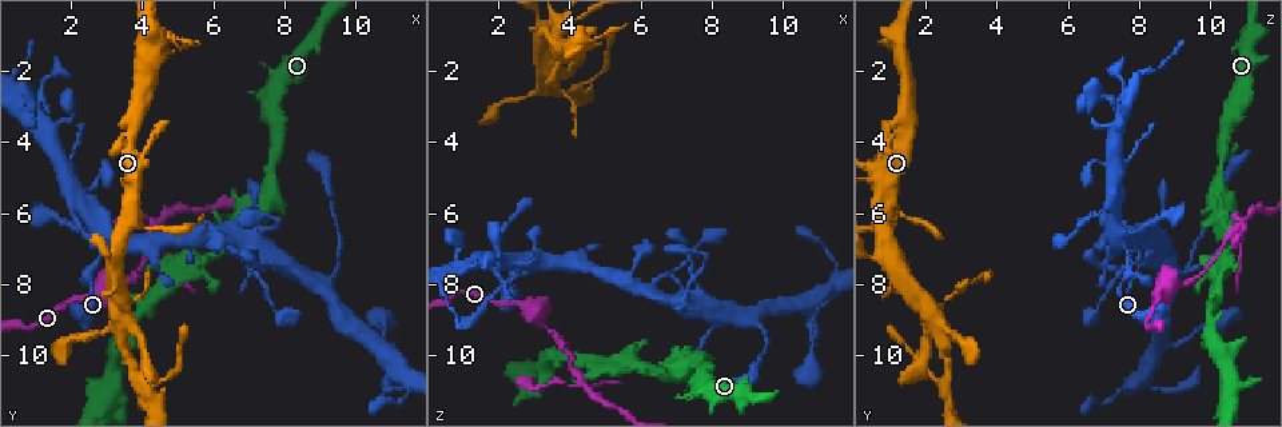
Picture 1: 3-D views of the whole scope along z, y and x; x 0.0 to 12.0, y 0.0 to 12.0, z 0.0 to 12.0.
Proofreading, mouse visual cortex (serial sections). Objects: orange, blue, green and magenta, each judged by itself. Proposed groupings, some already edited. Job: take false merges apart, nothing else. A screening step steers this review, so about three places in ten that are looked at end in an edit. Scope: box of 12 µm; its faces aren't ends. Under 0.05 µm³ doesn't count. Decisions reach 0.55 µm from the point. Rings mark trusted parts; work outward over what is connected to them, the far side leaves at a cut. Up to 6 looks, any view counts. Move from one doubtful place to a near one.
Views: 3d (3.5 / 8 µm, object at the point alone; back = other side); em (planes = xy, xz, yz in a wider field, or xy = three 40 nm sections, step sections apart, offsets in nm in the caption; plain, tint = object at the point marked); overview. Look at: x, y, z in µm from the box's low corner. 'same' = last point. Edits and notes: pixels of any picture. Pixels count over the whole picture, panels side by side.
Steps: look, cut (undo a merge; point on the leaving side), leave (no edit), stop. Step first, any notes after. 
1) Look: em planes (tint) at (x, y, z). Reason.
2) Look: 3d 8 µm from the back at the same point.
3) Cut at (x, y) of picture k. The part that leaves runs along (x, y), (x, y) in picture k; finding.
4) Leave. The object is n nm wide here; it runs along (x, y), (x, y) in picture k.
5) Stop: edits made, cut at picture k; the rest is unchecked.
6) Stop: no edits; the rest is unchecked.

Look: 3d 3.5 µm at (6.7, 7.2, 7.7). Sudden change in width.

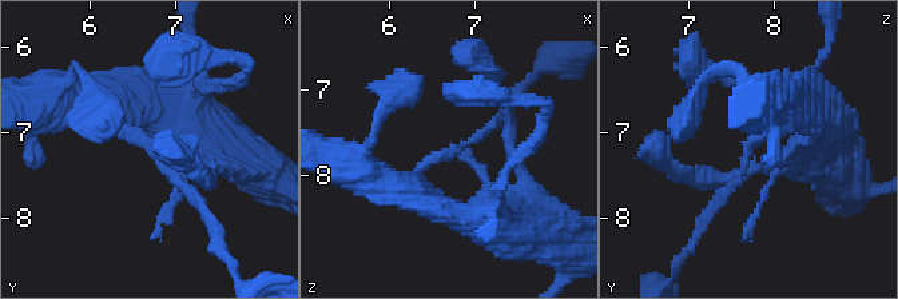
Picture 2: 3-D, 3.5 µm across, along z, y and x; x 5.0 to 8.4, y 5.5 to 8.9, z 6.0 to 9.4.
Look: em xy step 3 (tint) at (6.75, 7.15, 7.75). The arms are 100, 300 nm wide; now the EM.

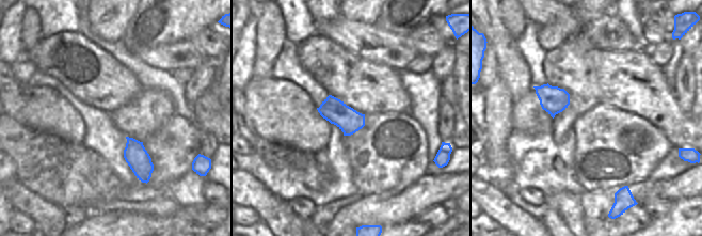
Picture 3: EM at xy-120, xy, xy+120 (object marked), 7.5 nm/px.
Leave. It runs along (91, 98), (153, 143), (198, 204) in picture 2; all the same cell.

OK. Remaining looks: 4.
Look: 3d 3.5 µm at (5.7, 7.3, 10.2). Sharp bend.

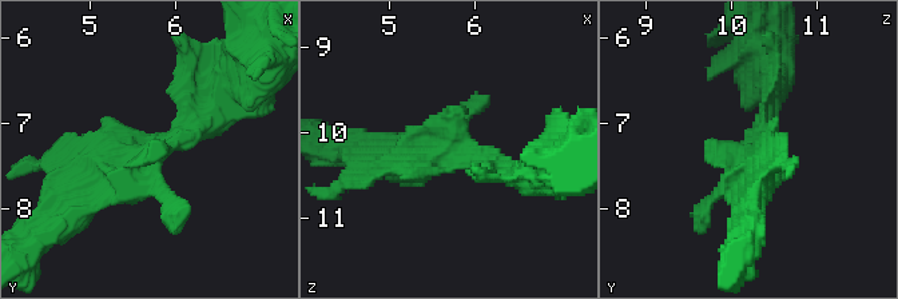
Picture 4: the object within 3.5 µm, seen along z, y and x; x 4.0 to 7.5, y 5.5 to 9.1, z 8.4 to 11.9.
Look: em xy step 1 (tint) at (5.70, 7.35, 10.25).

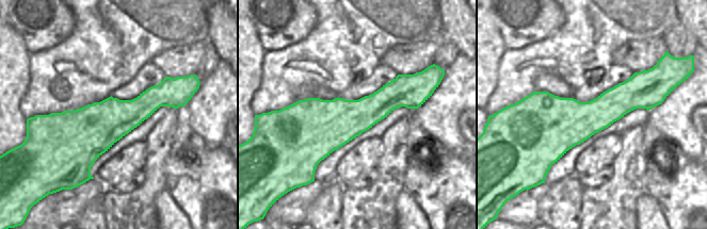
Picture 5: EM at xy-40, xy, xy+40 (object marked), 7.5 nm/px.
Leave. It runs along (187, 96), (48, 119) in picture 5; one cell here.

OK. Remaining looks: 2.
Look: 3d 8 µm at (3.0, 11.1, 10.4). Three-way junction.

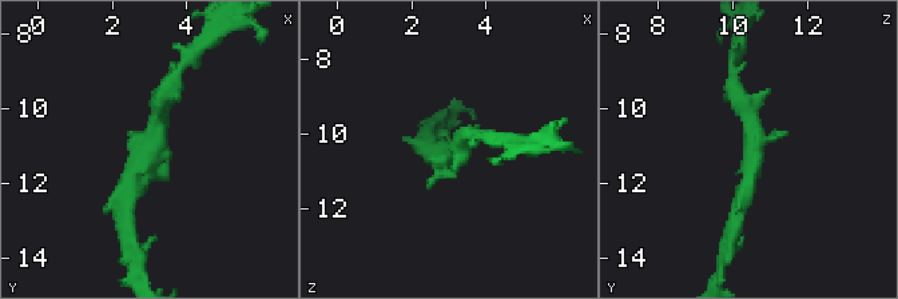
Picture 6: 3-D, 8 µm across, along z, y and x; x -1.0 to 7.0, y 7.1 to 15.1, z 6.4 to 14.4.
Look: em xy step 1 (tint) at (3.0, 11.1, 10.5). Need the tissue.

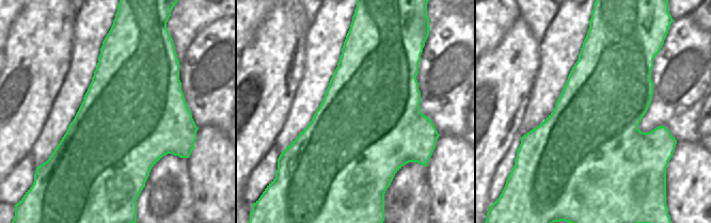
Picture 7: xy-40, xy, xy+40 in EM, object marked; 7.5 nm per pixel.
Leave. It runs along (158, 112), (148, 150), (127, 182) in picture 6; all the same cell.

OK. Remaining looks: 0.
Stop: no edits; the rest is unchecked.

